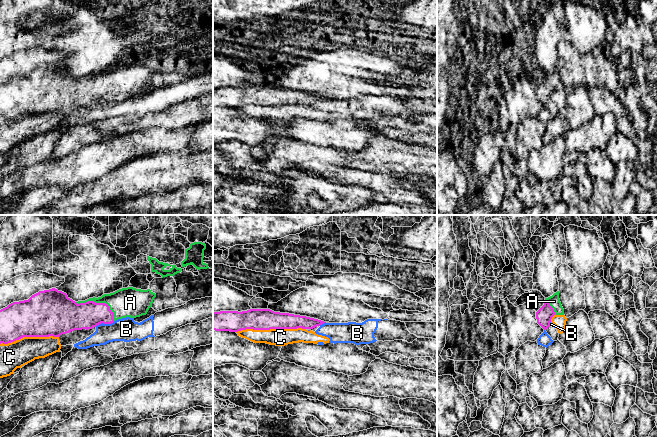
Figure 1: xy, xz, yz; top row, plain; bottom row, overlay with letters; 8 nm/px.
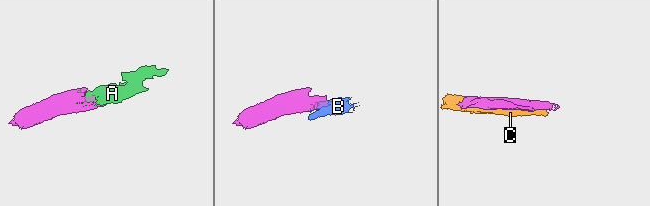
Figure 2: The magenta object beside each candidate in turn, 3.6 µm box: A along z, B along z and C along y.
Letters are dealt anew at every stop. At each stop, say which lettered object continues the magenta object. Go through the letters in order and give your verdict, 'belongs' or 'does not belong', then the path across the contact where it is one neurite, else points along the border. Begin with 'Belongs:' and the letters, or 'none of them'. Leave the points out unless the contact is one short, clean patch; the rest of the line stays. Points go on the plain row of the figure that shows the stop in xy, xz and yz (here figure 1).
Belongs: A
A: belongs
B: does not belong; border xy (114, 97), (99, 99), (95, 102)
C: does not belong

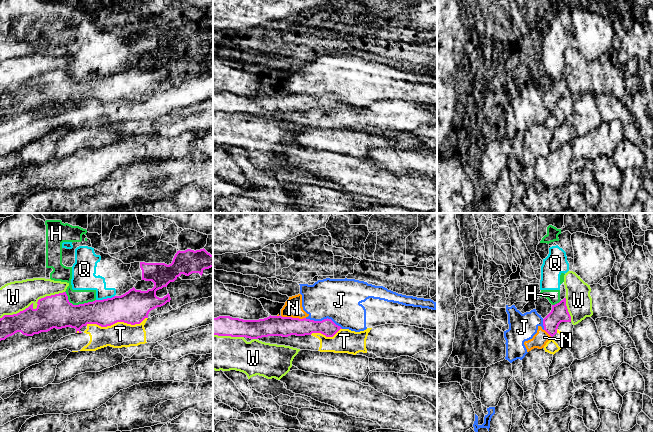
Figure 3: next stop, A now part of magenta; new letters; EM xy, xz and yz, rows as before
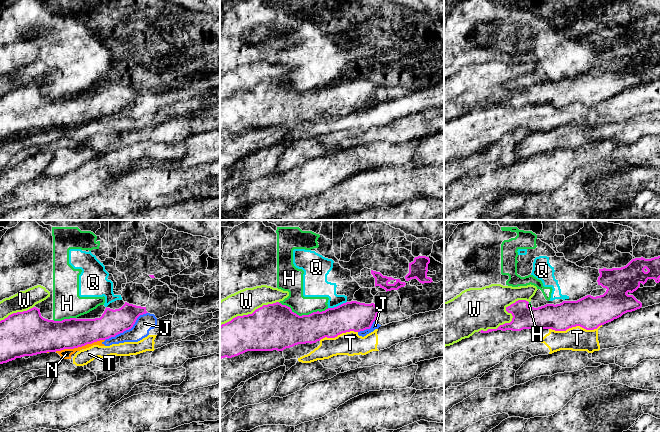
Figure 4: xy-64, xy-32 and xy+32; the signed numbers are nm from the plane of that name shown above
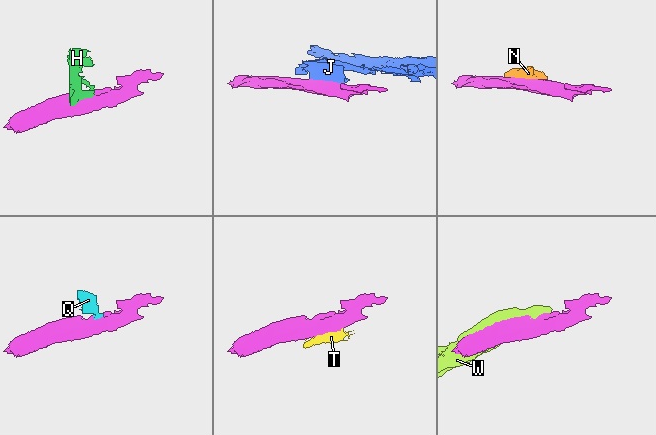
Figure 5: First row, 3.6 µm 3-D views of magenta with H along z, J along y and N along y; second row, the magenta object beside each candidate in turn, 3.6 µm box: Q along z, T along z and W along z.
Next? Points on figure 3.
Belongs: none of them
H: does not belong; border xy (65, 67), (68, 76), (73, 80), (92, 78), (95, 75)
J: does not belong
N: does not belong
Q: does not belong; border xy (114, 71), (96, 76)
T: does not belong
W: does not belong

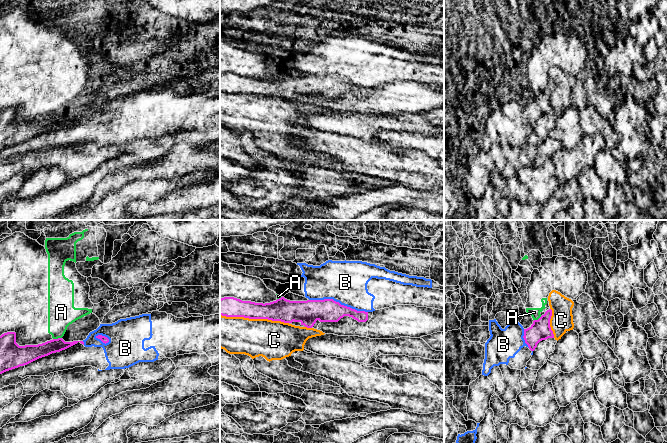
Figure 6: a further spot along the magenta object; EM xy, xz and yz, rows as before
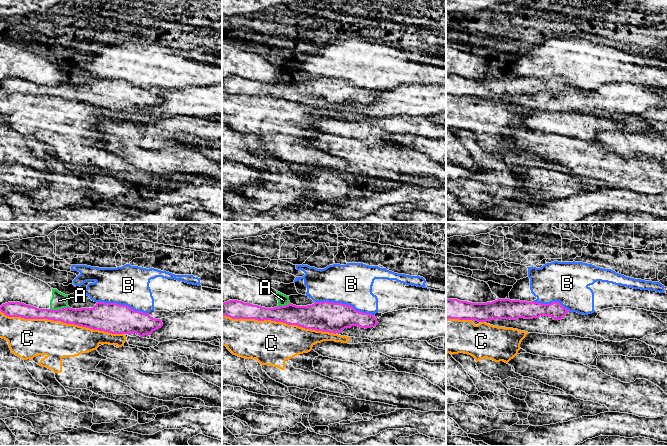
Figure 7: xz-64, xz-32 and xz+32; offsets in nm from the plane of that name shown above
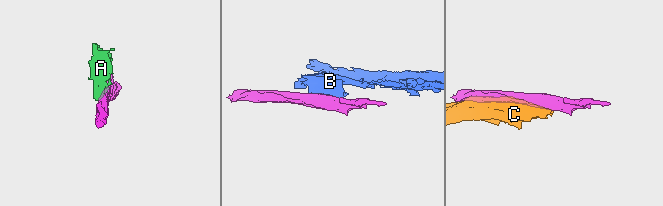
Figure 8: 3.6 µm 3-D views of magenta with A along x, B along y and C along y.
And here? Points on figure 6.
Belongs: none of them
A: does not belong; border xy (61, 113), (53, 115)
B: does not belong
C: does not belong

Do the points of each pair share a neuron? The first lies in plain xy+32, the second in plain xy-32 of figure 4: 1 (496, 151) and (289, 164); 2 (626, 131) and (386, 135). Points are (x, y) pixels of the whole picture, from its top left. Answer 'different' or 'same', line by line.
1: different
2: same

